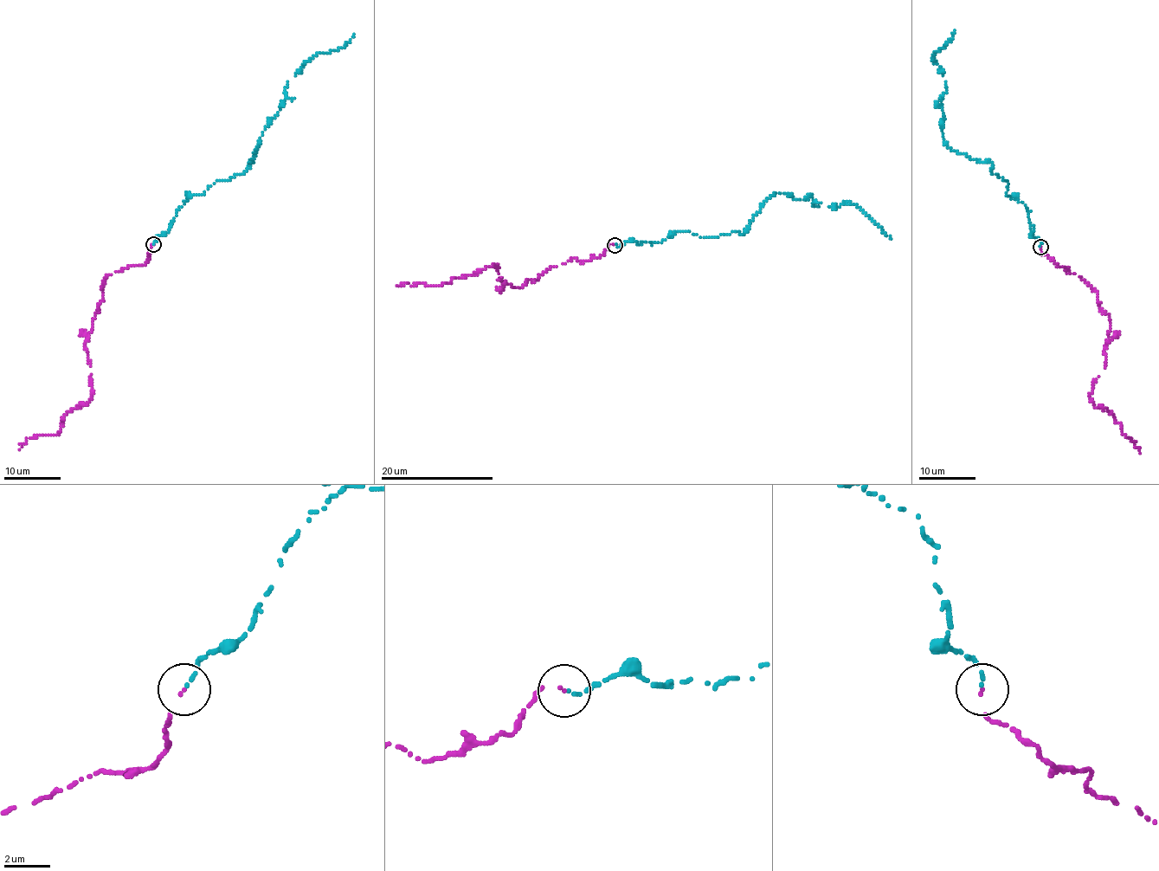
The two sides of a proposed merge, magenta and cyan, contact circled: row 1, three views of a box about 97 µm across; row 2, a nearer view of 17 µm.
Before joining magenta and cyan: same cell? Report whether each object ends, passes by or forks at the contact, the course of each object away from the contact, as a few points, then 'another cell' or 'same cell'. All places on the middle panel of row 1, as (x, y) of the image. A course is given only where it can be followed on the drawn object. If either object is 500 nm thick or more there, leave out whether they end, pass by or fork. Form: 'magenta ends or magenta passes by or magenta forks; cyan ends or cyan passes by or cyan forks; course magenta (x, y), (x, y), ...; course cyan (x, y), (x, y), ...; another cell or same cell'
magenta ends; cyan ends; course magenta (615, 245), (595, 258), (550, 267), (521, 287), (498, 280), (492, 264), (441, 285), (395, 285); course cyan (615, 245), (661, 241), (674, 232), (743, 234), (775, 194), (862, 209), (891, 238); same cell

